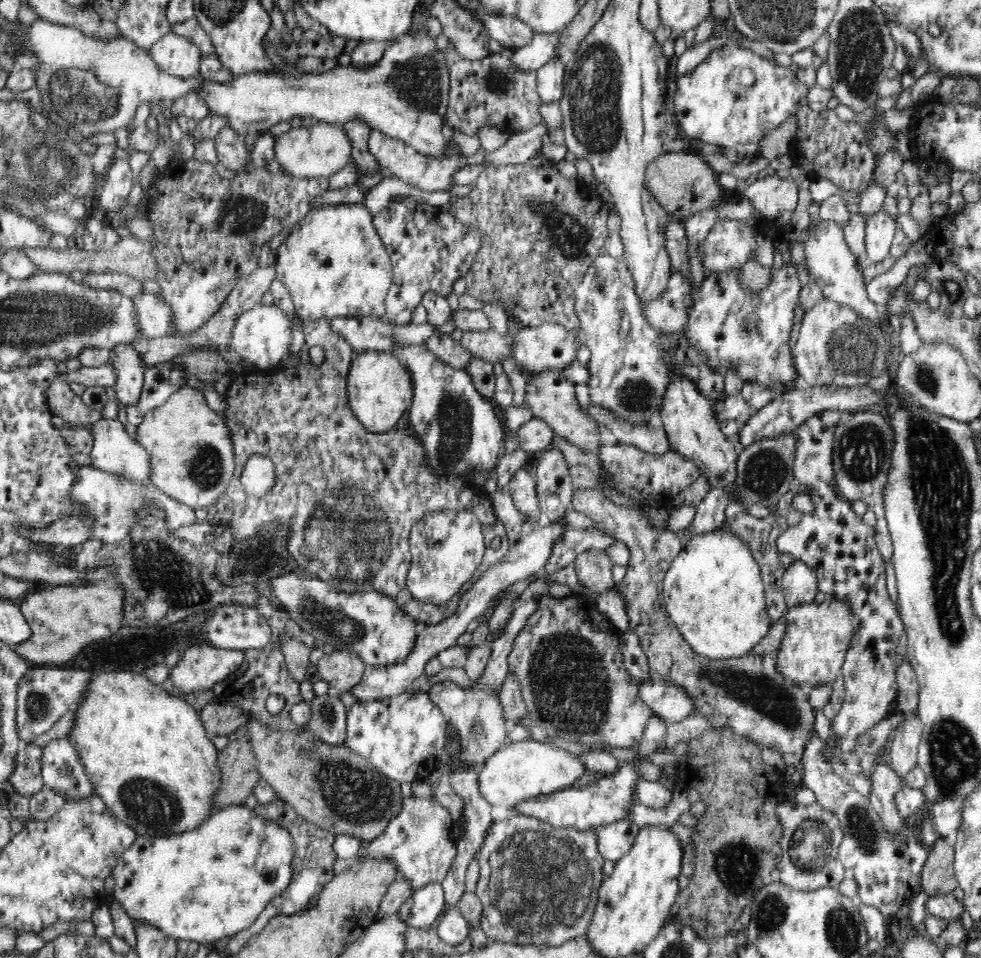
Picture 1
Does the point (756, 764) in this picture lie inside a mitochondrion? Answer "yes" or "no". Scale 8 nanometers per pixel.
no

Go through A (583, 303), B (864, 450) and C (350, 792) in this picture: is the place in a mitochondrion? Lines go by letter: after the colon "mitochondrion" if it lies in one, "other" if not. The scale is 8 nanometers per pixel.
A: other
B: mitochondrion
C: mitochondrion

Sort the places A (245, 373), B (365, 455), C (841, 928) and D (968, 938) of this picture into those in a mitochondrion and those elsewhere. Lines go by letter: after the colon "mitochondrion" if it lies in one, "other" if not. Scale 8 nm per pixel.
A: other
B: other
C: mitochondrion
D: other

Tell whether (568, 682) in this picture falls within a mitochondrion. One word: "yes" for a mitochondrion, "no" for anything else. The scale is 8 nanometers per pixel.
yes

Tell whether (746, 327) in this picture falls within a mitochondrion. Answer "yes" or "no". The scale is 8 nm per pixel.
yes

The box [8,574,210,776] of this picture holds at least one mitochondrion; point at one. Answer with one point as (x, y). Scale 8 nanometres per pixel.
(38, 705)

